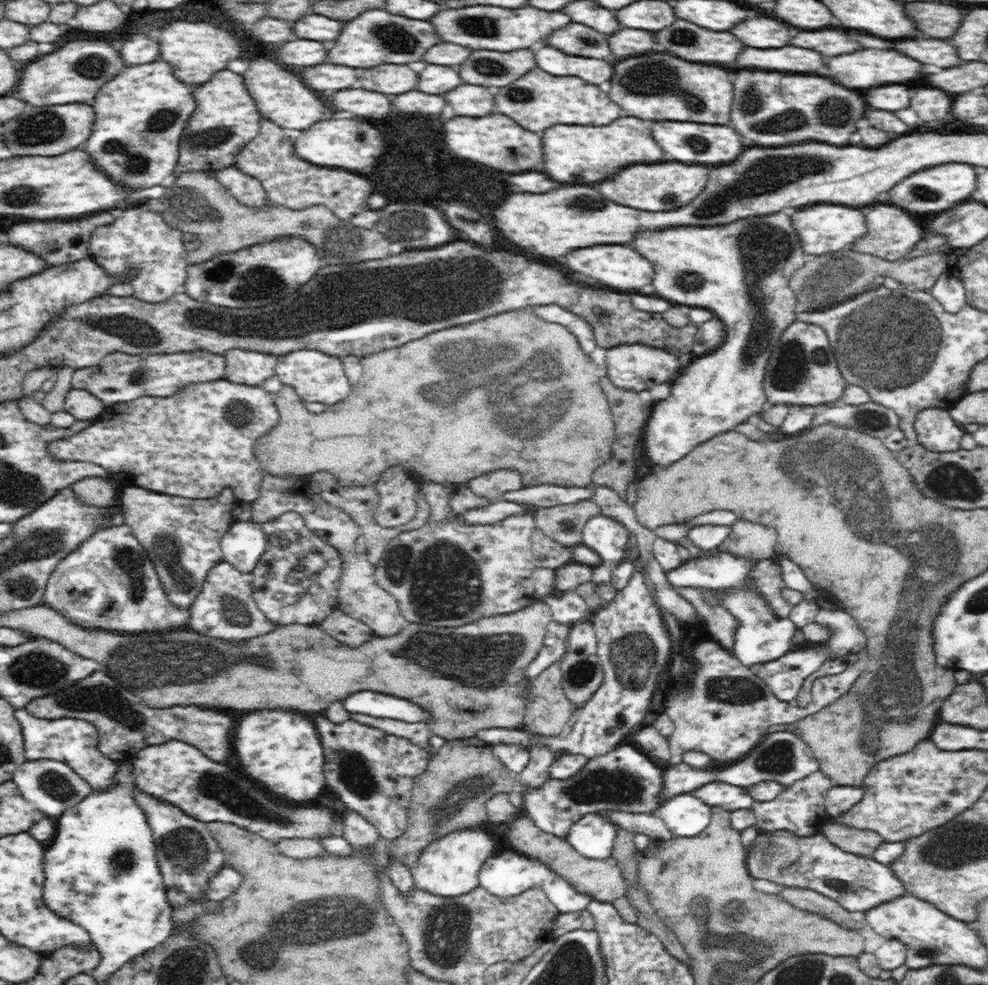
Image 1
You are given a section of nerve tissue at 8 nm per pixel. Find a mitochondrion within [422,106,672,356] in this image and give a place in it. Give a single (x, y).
(583, 202)

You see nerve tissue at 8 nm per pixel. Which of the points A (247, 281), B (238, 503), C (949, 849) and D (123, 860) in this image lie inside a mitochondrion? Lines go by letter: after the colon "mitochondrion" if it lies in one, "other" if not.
A: mitochondrion
B: other
C: mitochondrion
D: mitochondrion

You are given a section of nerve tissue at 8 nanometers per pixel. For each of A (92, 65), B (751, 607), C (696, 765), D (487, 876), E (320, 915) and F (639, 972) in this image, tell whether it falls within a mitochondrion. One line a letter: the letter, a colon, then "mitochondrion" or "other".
A: mitochondrion
B: mitochondrion
C: other
D: other
E: mitochondrion
F: other

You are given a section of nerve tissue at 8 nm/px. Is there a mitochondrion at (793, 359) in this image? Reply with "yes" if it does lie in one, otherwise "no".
yes

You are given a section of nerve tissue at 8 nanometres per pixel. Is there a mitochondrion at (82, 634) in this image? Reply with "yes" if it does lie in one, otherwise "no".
no

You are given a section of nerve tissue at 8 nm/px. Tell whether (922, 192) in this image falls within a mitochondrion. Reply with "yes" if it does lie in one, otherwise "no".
yes

